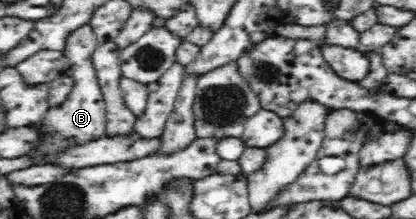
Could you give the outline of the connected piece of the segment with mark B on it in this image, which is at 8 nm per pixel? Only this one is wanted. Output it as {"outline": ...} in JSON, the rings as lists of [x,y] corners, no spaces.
{"outline":[[[89,23],[79,26],[66,37],[64,56],[67,58],[66,76],[74,79],[72,92],[58,108],[48,110],[44,119],[38,123],[40,140],[36,149],[30,150],[26,157],[34,161],[34,165],[44,165],[50,155],[62,152],[64,149],[80,146],[82,143],[105,136],[106,110],[105,100],[96,78],[96,69],[92,62],[93,52],[98,44],[94,29]]]}

